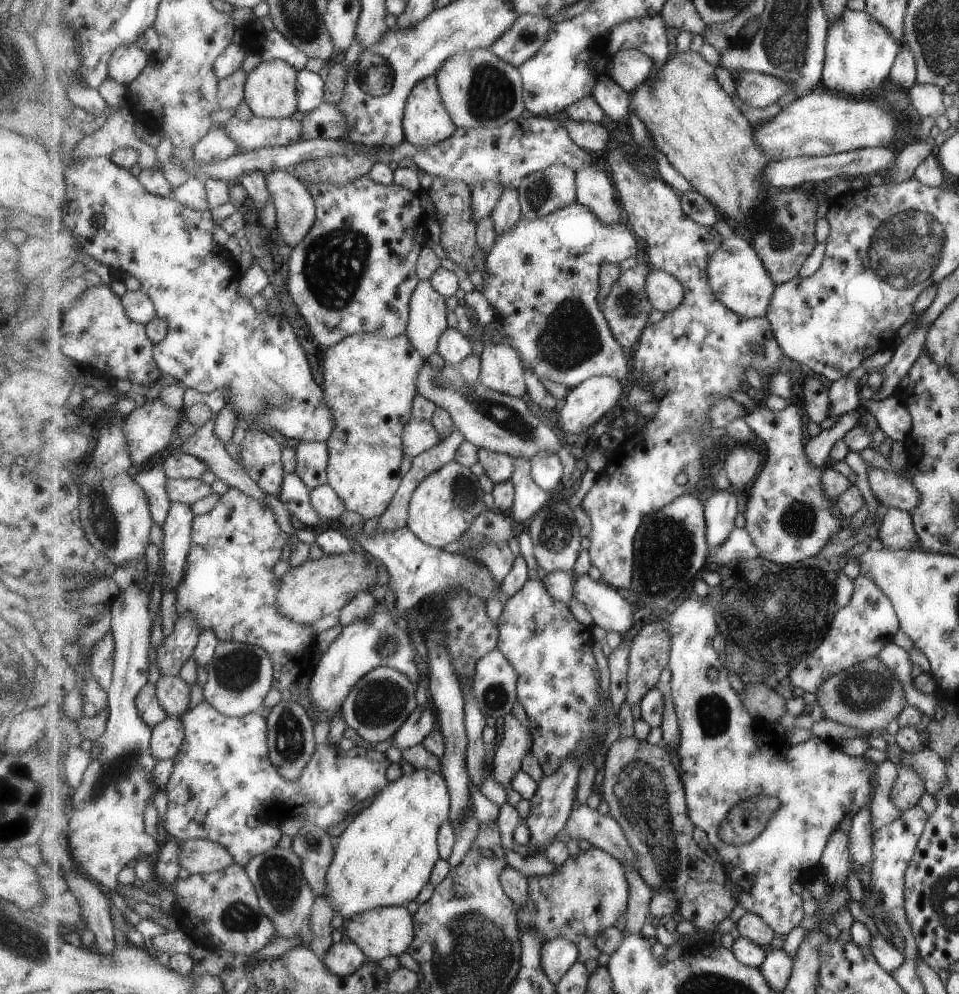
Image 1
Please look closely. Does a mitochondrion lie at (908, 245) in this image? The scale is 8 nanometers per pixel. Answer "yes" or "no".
yes

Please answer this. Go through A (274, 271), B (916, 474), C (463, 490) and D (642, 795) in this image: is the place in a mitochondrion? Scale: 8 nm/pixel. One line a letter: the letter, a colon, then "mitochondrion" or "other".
A: other
B: other
C: mitochondrion
D: mitochondrion

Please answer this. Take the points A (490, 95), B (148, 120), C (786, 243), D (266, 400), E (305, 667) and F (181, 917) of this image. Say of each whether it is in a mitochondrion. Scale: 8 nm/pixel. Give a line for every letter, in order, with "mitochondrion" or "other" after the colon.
A: mitochondrion
B: other
C: mitochondrion
D: mitochondrion
E: other
F: other

